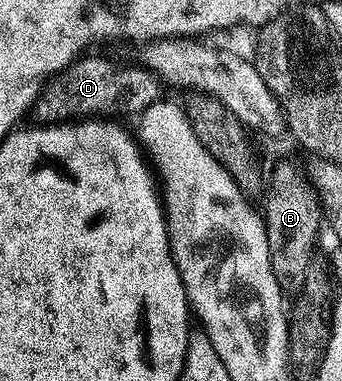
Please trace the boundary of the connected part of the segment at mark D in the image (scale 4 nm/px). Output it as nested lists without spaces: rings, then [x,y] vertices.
[[[94,53],[86,54],[84,57],[77,60],[73,63],[72,66],[68,67],[66,71],[61,72],[56,79],[52,80],[42,90],[40,98],[37,99],[35,104],[35,116],[37,115],[36,122],[41,125],[48,125],[51,123],[68,123],[70,121],[76,121],[78,119],[83,119],[86,117],[99,117],[104,113],[113,113],[109,111],[118,111],[121,115],[133,115],[133,117],[140,116],[141,112],[147,110],[152,103],[158,102],[162,98],[161,87],[163,88],[163,80],[160,76],[156,75],[153,71],[149,70],[148,67],[142,65],[140,62],[137,63],[116,63],[113,59],[104,59],[101,55],[93,55]]]

